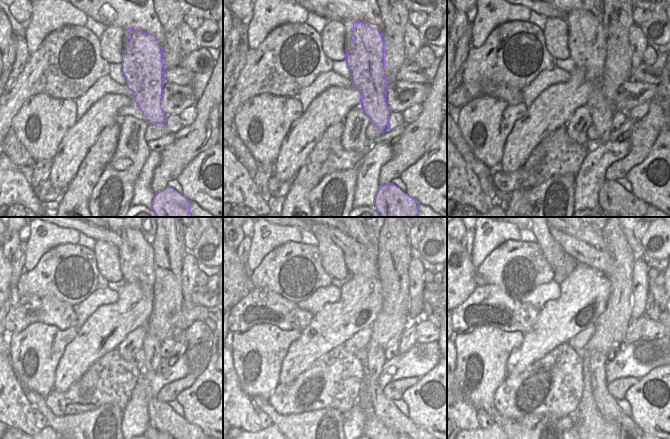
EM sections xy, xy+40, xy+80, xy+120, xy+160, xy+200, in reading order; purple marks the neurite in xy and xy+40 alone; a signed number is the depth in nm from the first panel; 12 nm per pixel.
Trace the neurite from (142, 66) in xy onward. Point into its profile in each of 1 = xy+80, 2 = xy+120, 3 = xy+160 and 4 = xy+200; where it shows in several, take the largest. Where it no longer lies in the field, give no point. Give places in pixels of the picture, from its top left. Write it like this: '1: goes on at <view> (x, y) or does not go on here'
1: goes on at xy+80 (589, 52)
2: goes on at xy+120 (140, 269)
3: goes on at xy+160 (386, 411)
4: goes on at xy+200 (611, 412)

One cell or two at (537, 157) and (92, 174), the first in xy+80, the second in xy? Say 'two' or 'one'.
one

